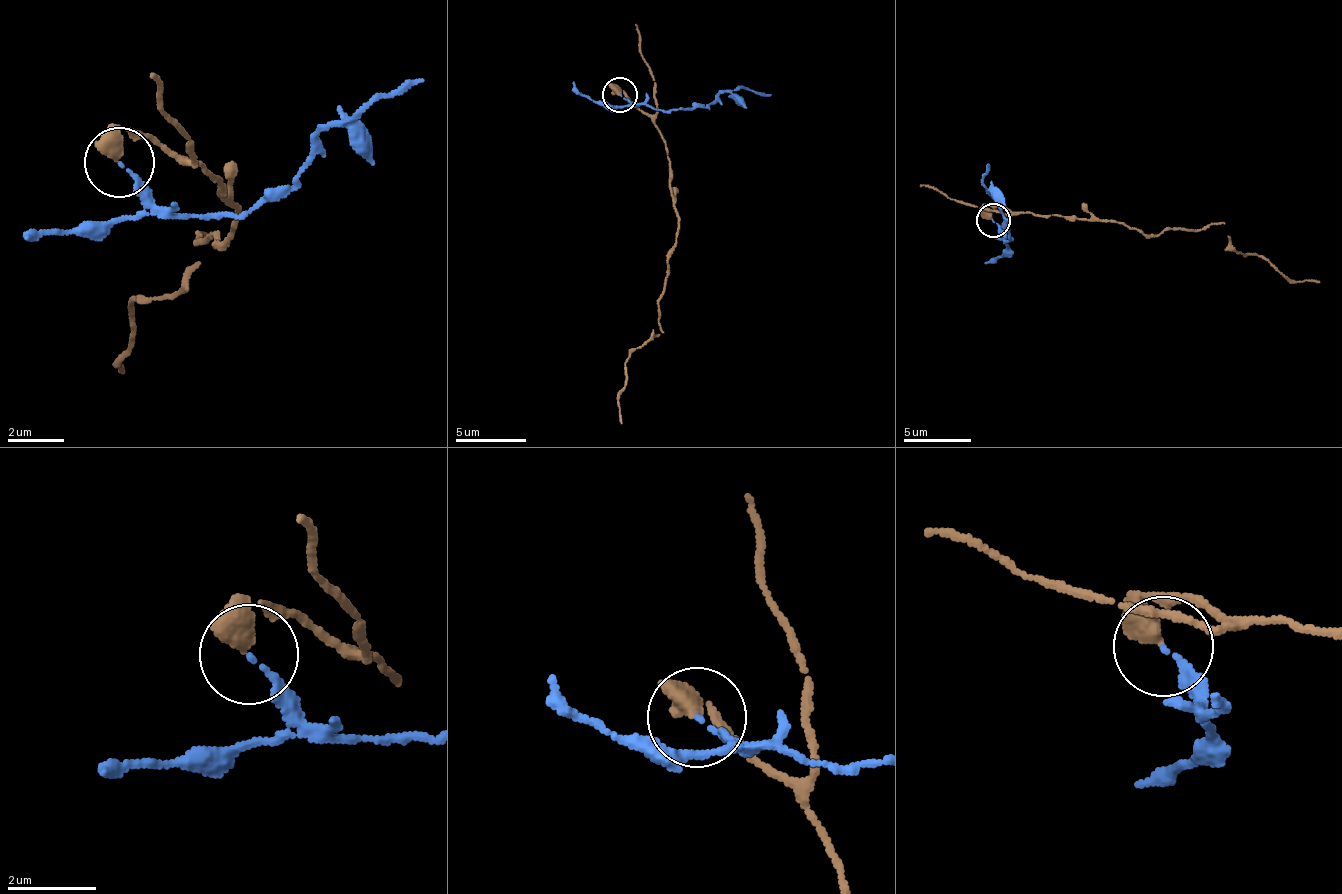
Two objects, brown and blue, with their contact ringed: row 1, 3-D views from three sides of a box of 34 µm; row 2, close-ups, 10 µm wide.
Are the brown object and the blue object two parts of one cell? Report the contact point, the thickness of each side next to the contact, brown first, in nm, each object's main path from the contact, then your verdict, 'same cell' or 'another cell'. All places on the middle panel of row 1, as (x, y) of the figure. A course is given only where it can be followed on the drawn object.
(619, 95) | 440/110 nm | brown via (617, 96), (627, 97), (666, 145), (677, 231), (666, 261), (663, 333), (624, 364), (620, 424) | blue via (620, 96), (638, 104), (684, 110), (709, 106), (726, 91), (772, 93) | another cell

